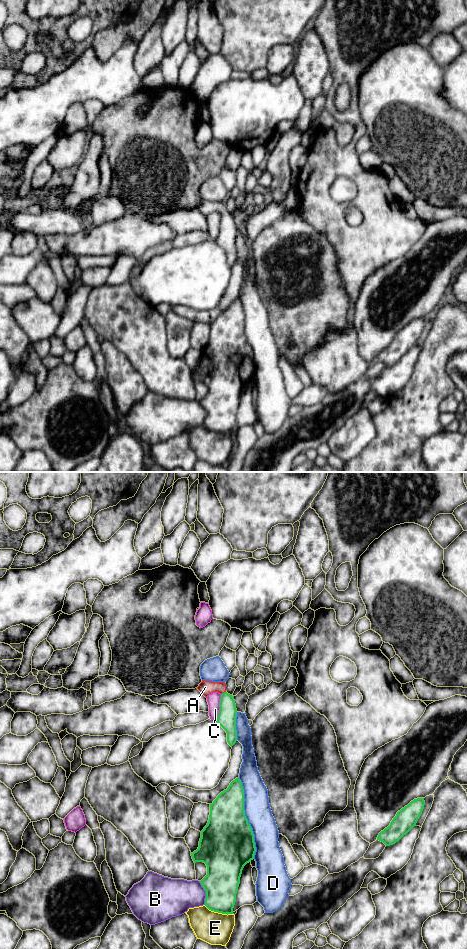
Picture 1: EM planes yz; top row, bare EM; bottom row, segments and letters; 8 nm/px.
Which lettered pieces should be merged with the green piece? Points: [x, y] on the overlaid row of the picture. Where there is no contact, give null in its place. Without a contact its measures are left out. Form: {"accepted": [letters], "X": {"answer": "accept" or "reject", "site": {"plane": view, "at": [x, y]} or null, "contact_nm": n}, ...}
{"accepted": ["A"], "A": {"answer": "accept", "site": {"plane": "yz", "at": [224, 692]}, "contact_nm": 50}, "B": {"answer": "reject", "site": {"plane": "yz", "at": [206, 893]}, "contact_nm": 200}, "C": {"answer": "reject", "site": {"plane": "yz", "at": [219, 706]}, "contact_nm": 220}, "D": {"answer": "reject", "site": {"plane": "yz", "at": [246, 818]}, "contact_nm": 650}, "E": {"answer": "reject", "site": {"plane": "yz", "at": [218, 912]}, "contact_nm": 240}}

